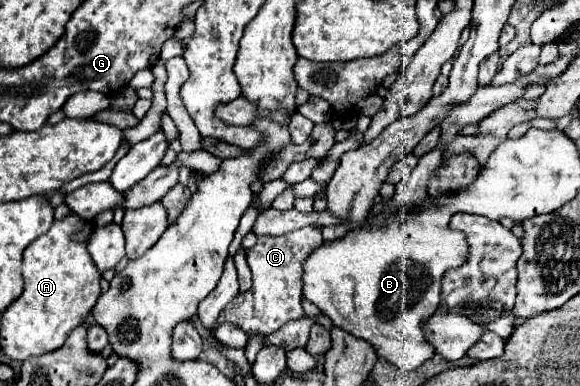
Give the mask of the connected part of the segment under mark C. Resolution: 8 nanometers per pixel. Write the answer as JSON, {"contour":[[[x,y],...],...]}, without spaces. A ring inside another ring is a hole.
{"contour":[[[304,227],[282,237],[258,237],[258,243],[248,249],[248,265],[252,269],[252,289],[246,293],[238,293],[232,303],[228,303],[218,317],[220,321],[230,321],[242,327],[248,335],[262,333],[270,335],[280,329],[290,319],[304,317],[304,309],[300,305],[302,297],[302,275],[304,275],[304,259],[322,243],[322,233],[314,227]]]}

